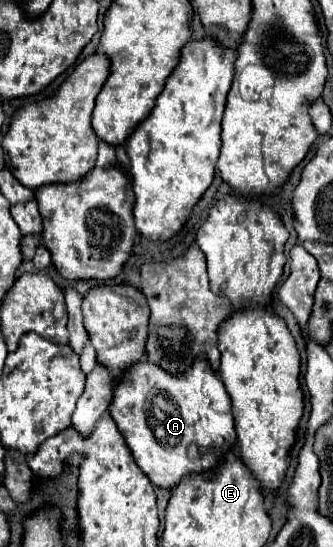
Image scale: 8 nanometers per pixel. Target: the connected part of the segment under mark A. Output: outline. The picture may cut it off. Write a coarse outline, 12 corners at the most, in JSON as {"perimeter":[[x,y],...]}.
{"perimeter":[[145,354],[109,414],[161,488],[237,442],[203,354],[179,374]]}

